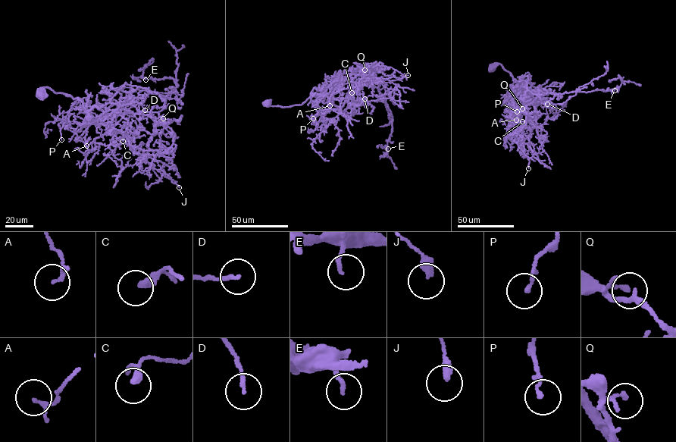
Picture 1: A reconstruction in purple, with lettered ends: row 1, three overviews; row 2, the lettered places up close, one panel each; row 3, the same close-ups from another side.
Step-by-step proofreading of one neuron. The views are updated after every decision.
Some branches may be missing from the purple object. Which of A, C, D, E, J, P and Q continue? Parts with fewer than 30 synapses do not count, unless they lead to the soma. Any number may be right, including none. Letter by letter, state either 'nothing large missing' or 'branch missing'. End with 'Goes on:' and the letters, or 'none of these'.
A: nothing large missing
C: nothing large missing
D: nothing large missing
E: nothing large missing
J: nothing large missing
P: nothing large missing
Q: nothing large missing
Goes on: none of these

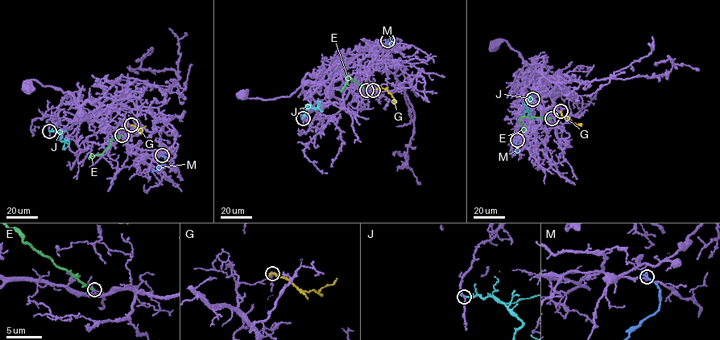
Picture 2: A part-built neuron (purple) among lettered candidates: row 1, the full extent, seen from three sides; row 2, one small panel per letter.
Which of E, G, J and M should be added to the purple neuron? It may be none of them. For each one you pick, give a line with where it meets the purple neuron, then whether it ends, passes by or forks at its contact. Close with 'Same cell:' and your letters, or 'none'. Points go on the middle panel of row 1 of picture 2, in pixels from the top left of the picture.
Same cell: none

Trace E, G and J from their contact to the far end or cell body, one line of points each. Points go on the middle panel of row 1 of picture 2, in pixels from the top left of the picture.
E: (366, 90), (345, 72), (348, 79), (341, 91)
G: (373, 90), (386, 89), (395, 103)
J: (303, 118), (311, 104), (321, 112)

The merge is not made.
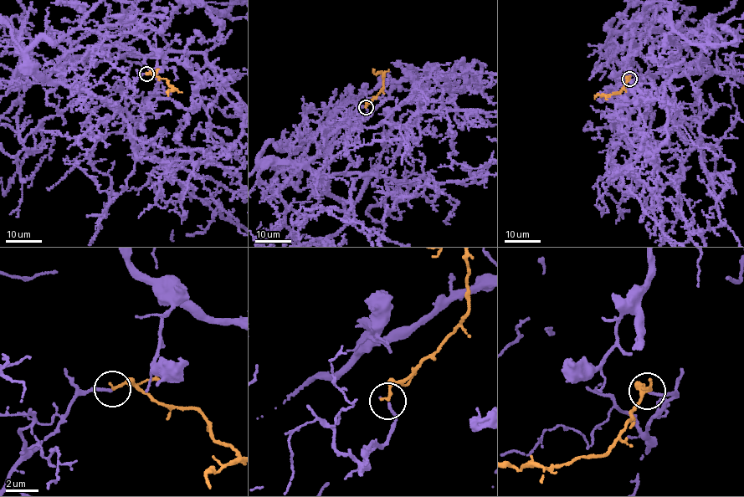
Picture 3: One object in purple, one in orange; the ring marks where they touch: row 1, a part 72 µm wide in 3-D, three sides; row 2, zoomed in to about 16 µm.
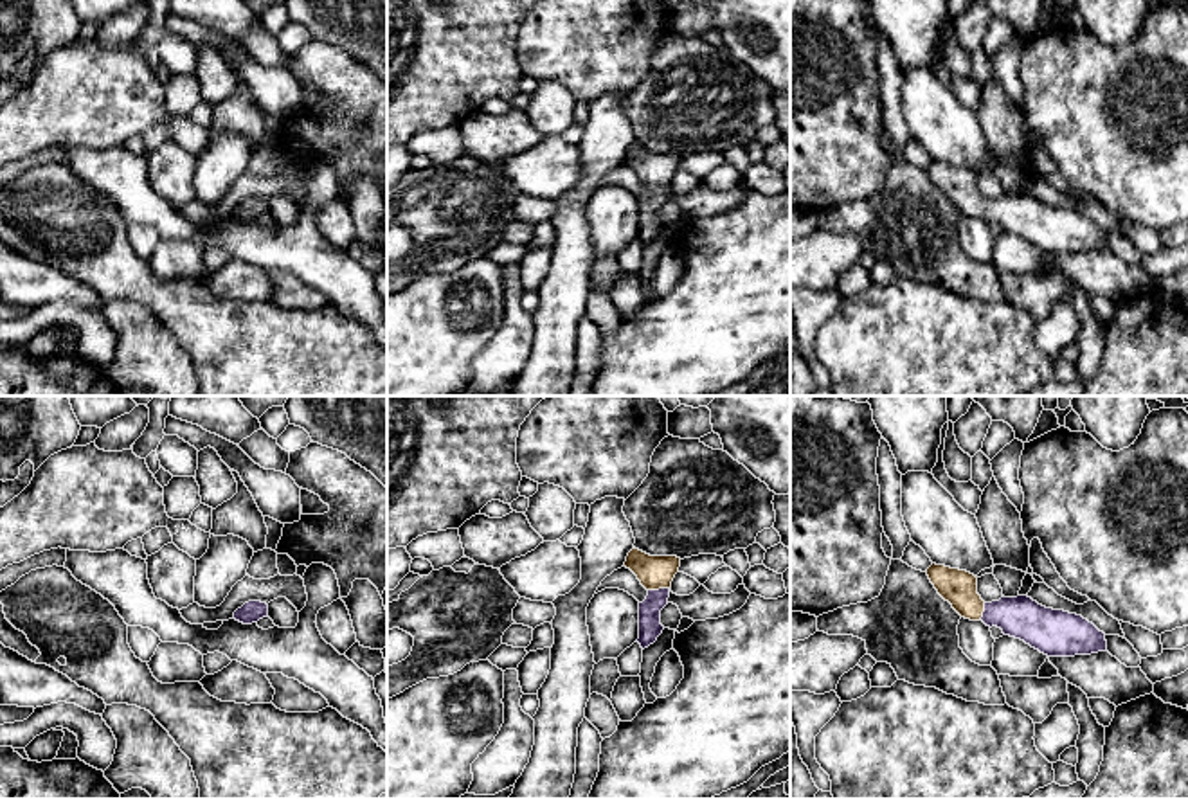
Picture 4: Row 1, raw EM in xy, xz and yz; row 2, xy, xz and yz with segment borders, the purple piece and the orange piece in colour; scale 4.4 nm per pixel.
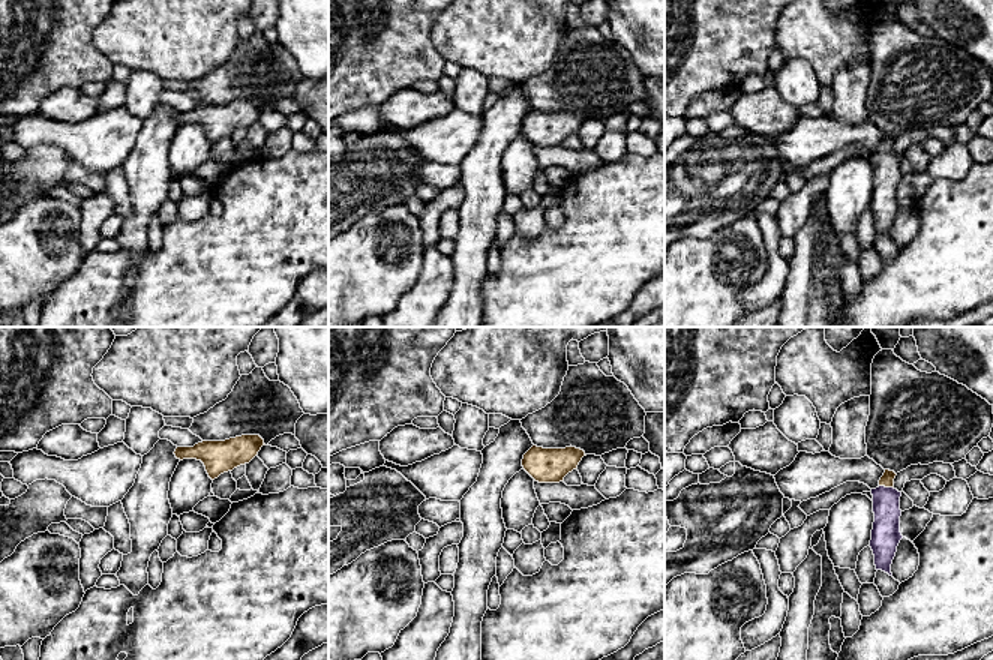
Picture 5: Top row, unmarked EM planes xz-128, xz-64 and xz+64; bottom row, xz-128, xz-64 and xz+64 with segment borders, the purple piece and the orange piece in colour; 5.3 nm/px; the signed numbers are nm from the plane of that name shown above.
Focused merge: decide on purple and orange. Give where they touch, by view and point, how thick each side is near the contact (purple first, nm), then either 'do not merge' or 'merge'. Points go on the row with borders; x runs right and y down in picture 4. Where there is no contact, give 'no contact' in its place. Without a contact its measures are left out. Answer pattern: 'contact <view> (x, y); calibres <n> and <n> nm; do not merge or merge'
contact xz (659, 589); calibres 100 and 150 nm; merge

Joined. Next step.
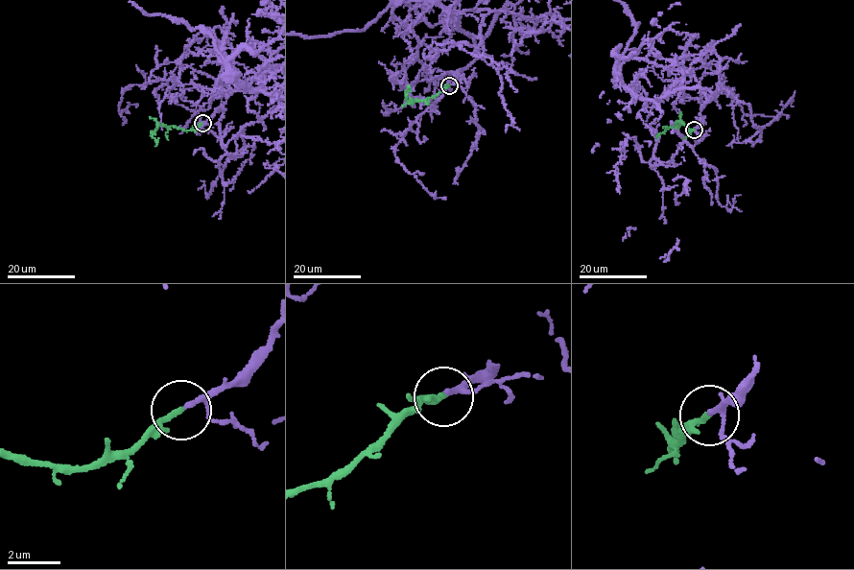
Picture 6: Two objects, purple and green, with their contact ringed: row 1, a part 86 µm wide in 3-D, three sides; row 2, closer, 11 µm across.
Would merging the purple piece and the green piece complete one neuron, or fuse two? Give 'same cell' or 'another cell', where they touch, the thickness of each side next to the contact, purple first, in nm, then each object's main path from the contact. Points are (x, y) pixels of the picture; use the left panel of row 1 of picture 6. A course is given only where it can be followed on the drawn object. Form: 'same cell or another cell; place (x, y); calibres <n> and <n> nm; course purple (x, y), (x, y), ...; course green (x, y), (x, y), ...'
same cell; place (202, 123); calibres 130 and 220 nm; course green (202, 123), (189, 130), (158, 126), (151, 135), (156, 141), (154, 145)

